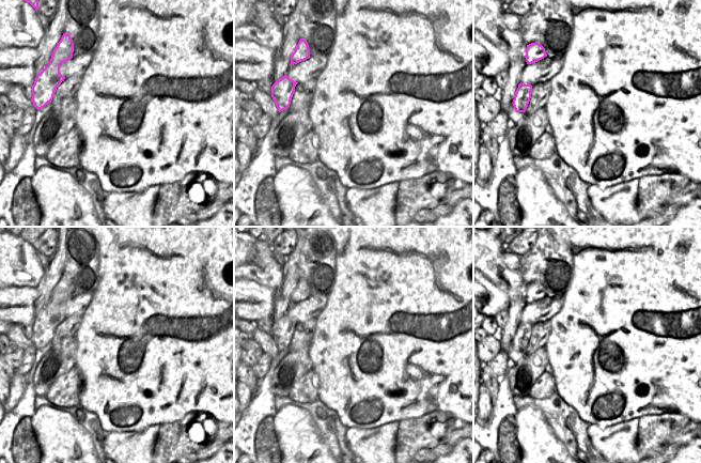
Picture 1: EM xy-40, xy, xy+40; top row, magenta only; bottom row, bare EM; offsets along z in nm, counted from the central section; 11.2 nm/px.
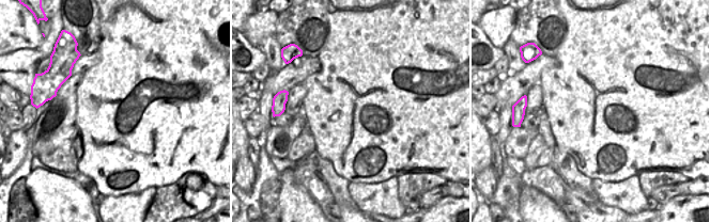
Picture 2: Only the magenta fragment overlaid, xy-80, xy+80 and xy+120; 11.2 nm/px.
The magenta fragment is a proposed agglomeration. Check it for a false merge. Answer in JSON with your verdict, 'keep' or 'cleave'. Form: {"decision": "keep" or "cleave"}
{"decision": "cleave"}

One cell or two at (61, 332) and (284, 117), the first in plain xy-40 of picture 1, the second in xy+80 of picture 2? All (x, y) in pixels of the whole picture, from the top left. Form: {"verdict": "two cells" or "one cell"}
{"verdict": "one cell"}

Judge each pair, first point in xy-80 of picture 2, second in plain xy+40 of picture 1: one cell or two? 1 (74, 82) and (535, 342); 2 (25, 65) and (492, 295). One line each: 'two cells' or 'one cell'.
1: one cell
2: one cell

